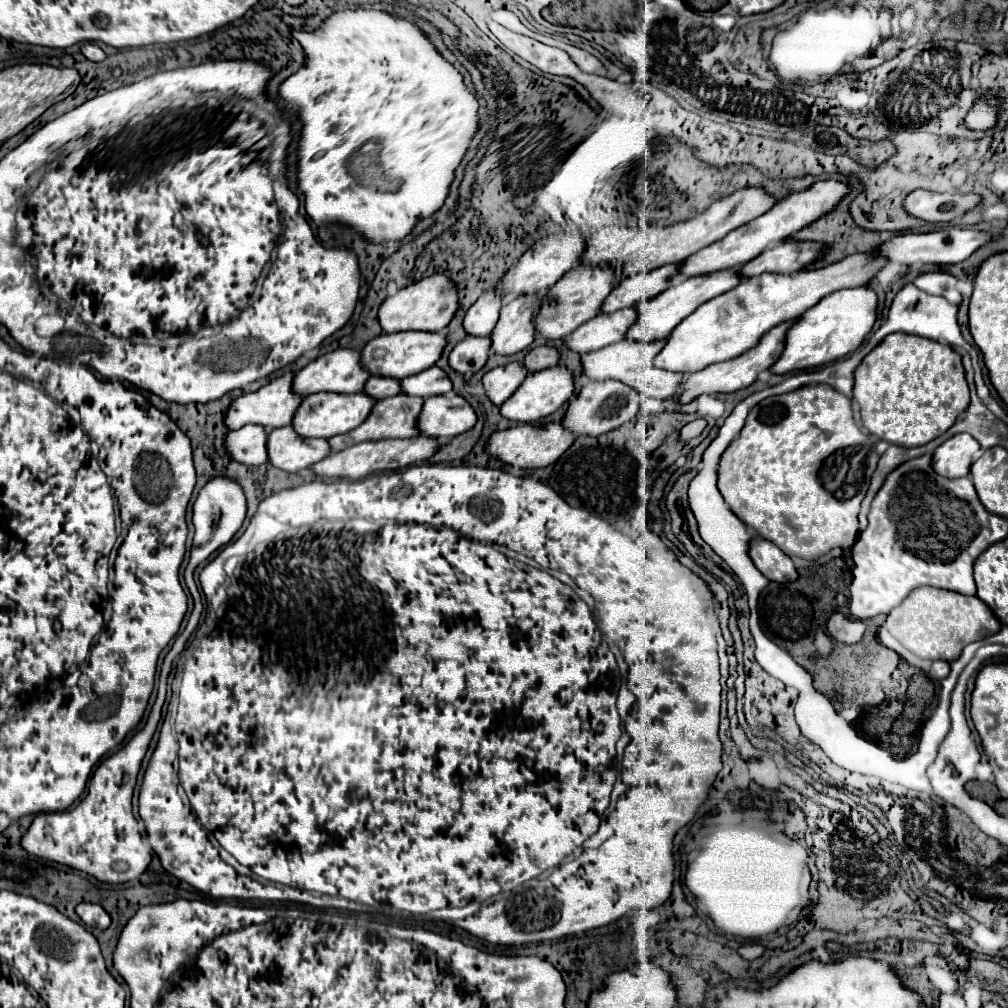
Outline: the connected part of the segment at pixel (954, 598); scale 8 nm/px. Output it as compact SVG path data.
M921 586L913 590L903 604L889 612L885 626L907 650L917 654L919 658L953 662L967 644L993 636L1001 628L1001 622L993 616L991 608L977 596Z

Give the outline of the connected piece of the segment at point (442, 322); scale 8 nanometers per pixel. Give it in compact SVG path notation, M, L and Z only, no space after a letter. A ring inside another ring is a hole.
M429 276L401 288L395 296L389 296L379 308L379 322L383 326L383 332L401 332L401 330L441 332L443 328L449 326L457 308L459 308L457 288L453 288L453 284L445 280L445 276Z

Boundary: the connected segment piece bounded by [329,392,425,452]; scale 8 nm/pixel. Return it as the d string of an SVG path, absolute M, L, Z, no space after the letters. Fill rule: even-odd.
M403 392L393 396L393 398L385 398L385 400L379 400L373 408L373 412L369 414L369 418L357 426L353 432L347 432L347 434L339 434L339 436L333 436L329 438L329 444L331 444L331 450L337 452L337 450L345 450L357 442L365 442L365 440L383 440L383 438L411 438L411 436L417 436L421 434L419 430L419 416L421 416L421 408L423 408L423 402L419 396L405 396Z

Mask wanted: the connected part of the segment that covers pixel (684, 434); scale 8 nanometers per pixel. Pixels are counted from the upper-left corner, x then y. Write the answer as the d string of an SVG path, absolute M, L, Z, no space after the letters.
M695 418L693 422L689 422L689 424L683 426L683 430L681 430L681 438L683 438L683 440L695 438L695 436L699 436L699 434L703 432L703 428L705 428L705 420L703 420L703 418Z

